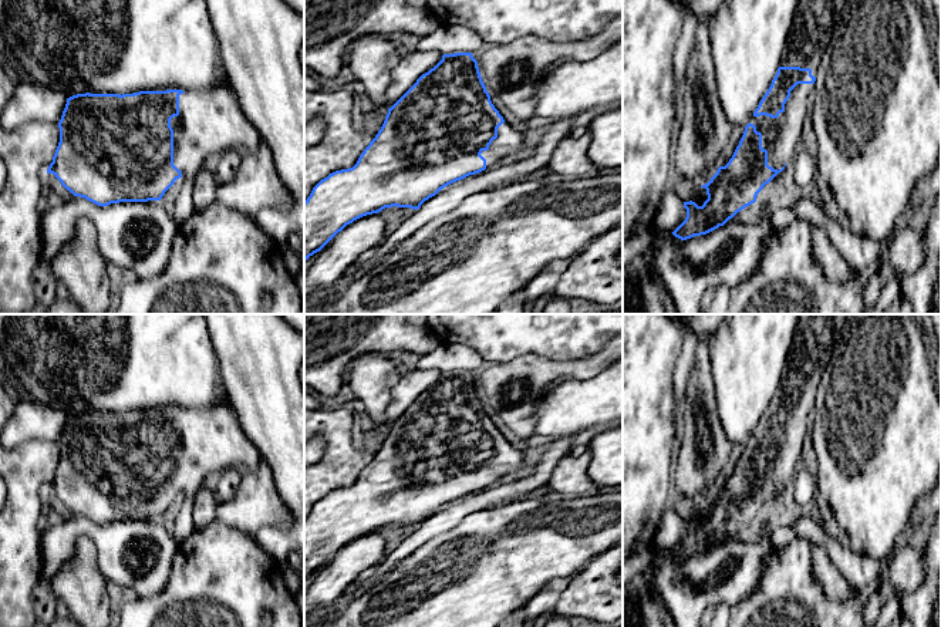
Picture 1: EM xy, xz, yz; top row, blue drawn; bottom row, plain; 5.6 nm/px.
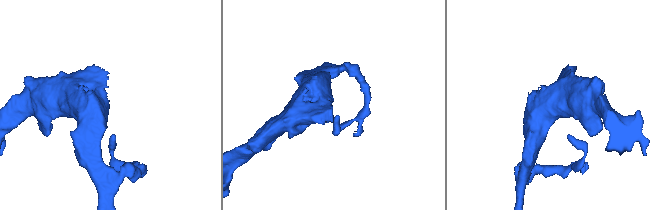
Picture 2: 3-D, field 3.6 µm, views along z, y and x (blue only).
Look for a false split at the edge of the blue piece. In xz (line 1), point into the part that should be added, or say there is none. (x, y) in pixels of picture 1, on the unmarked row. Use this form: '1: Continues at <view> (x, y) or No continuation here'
1: Continues at xz (509, 459)

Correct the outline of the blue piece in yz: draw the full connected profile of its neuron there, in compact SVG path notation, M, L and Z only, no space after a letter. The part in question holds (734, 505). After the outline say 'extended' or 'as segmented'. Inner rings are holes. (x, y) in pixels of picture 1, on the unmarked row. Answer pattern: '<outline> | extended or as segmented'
M799 314L783 377L769 408L745 445L729 481L719 485L711 499L701 505L708 513L704 523L684 520L687 536L672 550L675 556L687 559L724 545L738 530L755 522L763 505L793 479L796 465L800 462L803 439L812 424L822 374L832 358L844 323L846 314Z | extended

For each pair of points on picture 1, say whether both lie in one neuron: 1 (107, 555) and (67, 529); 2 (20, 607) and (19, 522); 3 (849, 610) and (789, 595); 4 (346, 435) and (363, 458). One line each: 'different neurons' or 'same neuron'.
1: same neuron
2: same neuron
3: same neuron
4: same neuron

